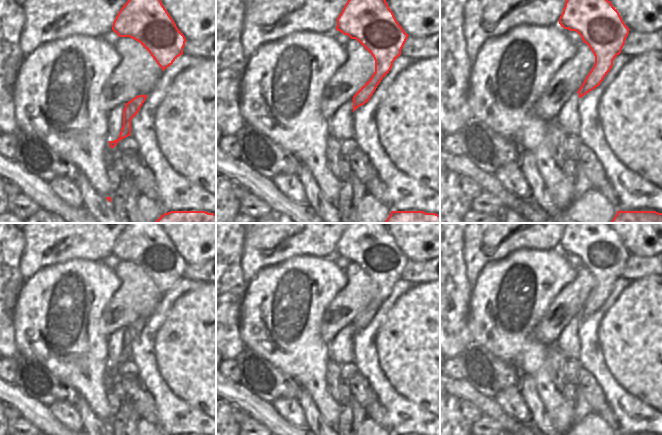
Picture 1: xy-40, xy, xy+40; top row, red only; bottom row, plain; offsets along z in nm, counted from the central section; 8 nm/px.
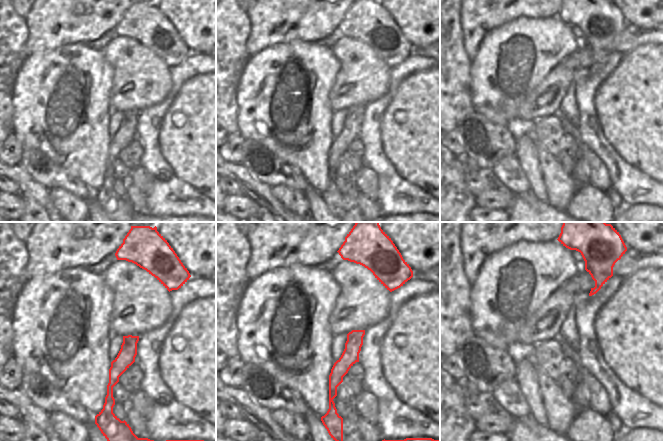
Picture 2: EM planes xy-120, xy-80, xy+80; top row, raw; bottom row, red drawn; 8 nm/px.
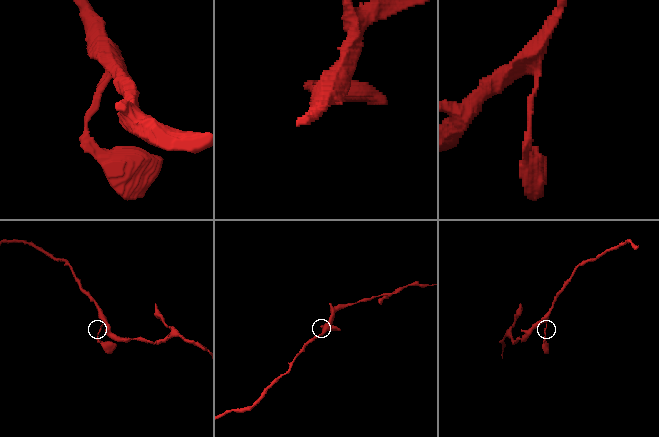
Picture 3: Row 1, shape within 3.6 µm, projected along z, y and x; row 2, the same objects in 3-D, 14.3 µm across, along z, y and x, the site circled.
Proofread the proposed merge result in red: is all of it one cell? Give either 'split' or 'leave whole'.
leave whole

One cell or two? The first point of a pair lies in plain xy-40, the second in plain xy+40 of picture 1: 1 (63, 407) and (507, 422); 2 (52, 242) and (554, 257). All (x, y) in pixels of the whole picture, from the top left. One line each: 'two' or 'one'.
1: two
2: two

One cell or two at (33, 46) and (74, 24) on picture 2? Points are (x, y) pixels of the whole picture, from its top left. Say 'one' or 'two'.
one

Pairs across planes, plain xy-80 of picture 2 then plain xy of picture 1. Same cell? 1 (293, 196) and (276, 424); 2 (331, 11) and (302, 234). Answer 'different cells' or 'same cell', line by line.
1: different cells
2: same cell

